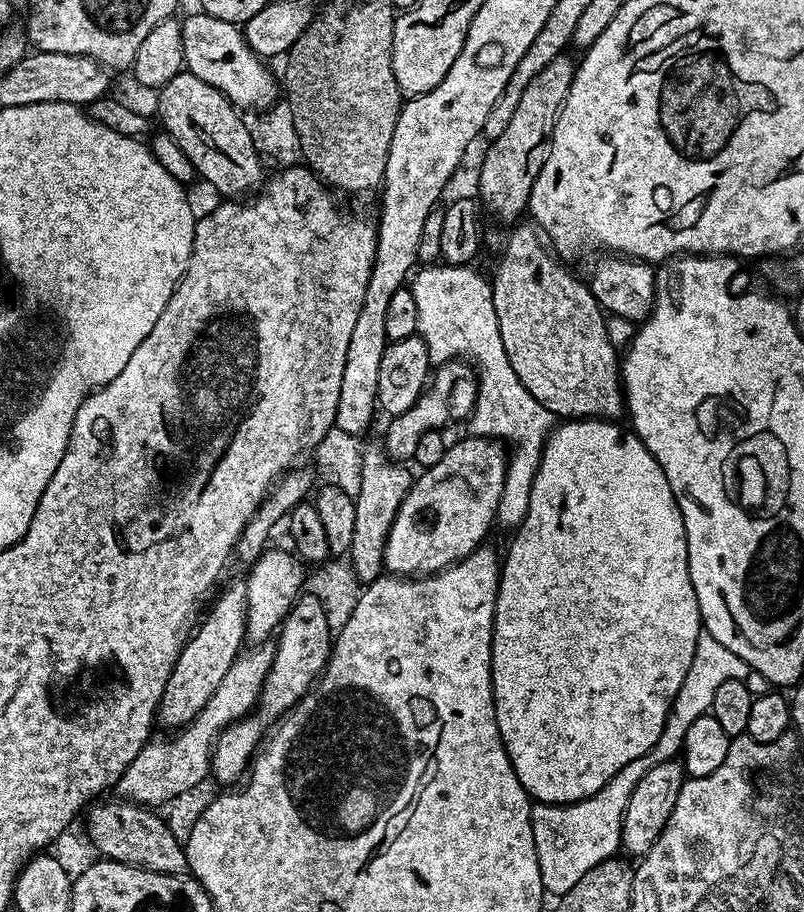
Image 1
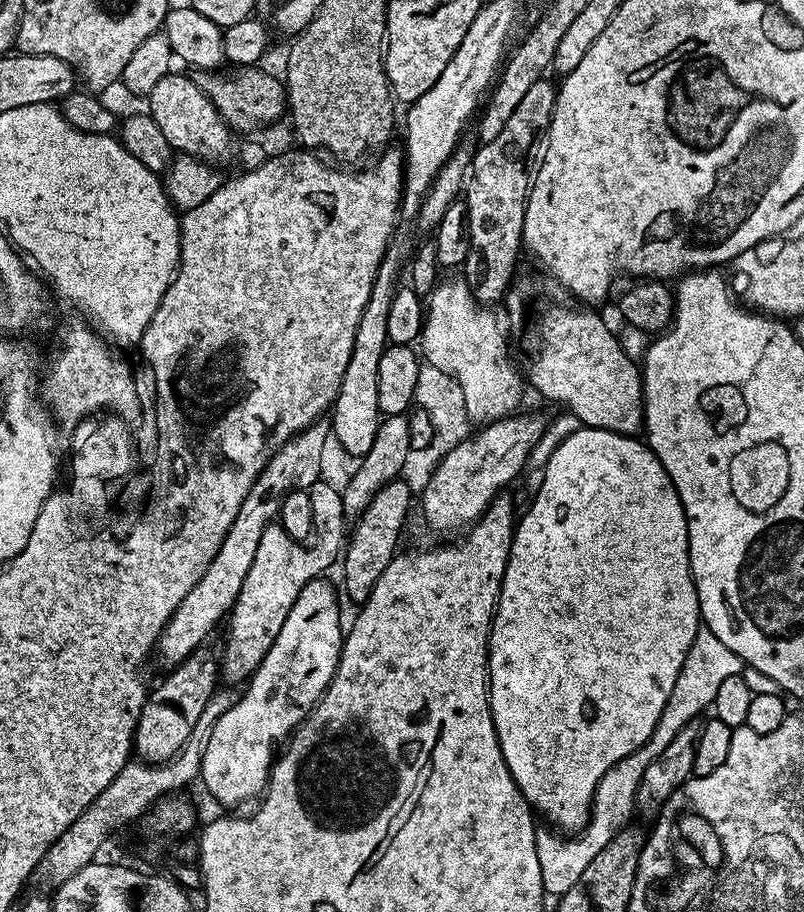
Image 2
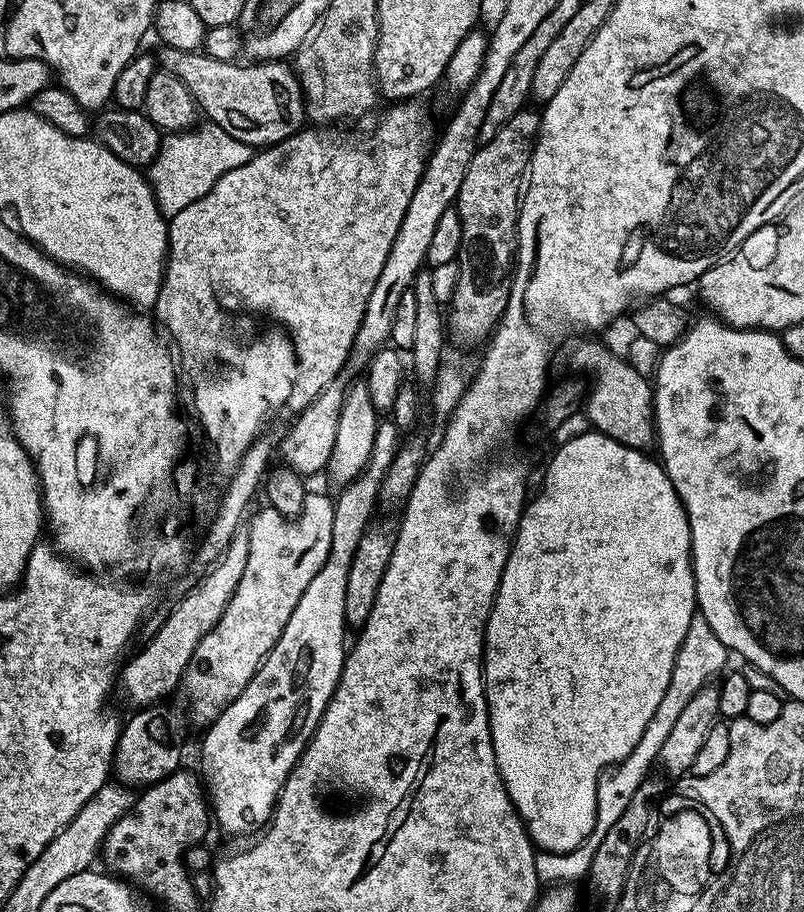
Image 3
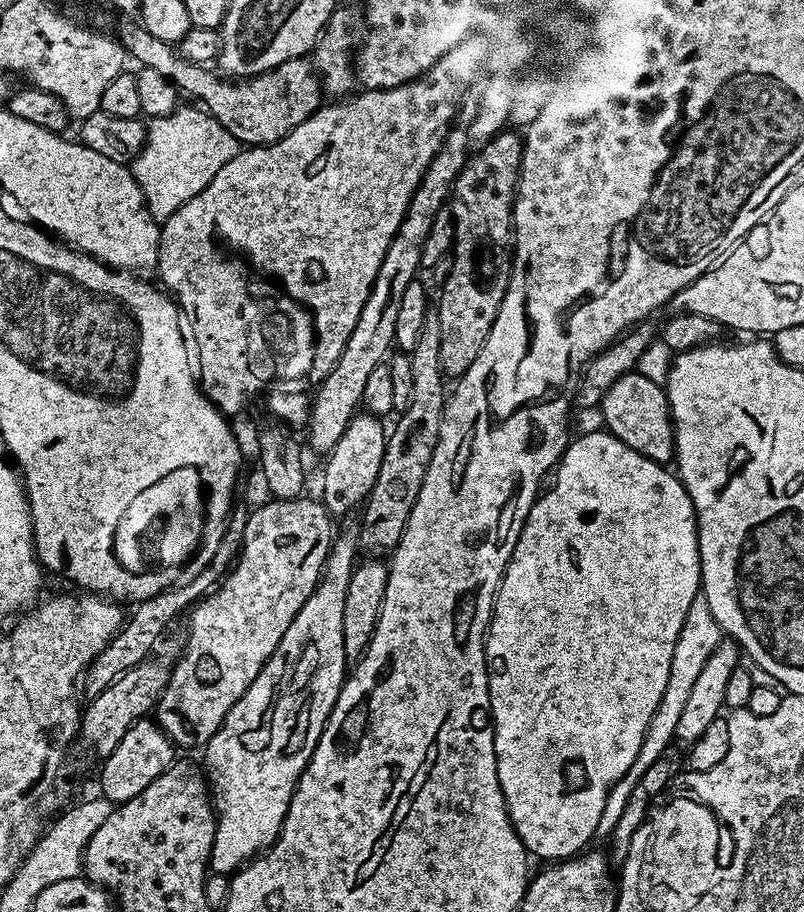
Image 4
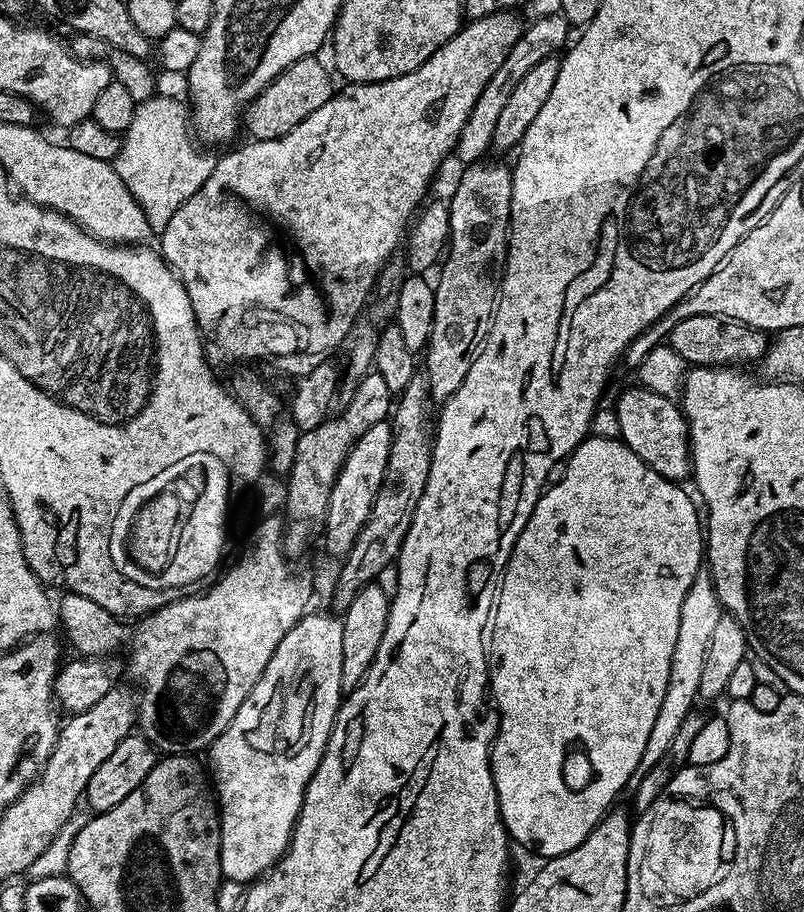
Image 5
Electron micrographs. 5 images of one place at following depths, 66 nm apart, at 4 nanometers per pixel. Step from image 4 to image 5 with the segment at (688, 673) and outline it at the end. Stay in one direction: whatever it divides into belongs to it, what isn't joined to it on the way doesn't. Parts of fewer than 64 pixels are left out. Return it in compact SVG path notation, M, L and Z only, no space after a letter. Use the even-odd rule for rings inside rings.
M697 571L690 590L686 590L686 599L682 602L682 618L678 618L678 642L674 642L674 658L670 662L670 678L666 686L666 698L662 698L662 710L658 710L658 718L654 718L654 730L650 730L650 738L646 738L646 746L642 748L642 758L636 767L636 776L642 777L655 765L664 753L682 718L689 714L697 703L700 691L698 682L702 678L702 666L706 662L706 654L710 646L710 637L718 618L722 614L722 605L716 588L712 584L711 575L707 571Z

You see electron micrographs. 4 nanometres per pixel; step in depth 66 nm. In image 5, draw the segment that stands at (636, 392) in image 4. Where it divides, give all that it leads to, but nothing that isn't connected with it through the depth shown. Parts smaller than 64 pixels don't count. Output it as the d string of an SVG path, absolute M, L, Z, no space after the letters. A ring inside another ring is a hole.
M633 386L628 388L614 401L618 426L620 427L619 439L629 450L636 452L646 466L650 466L662 478L684 482L689 479L692 470L692 454L688 438L688 422L682 411L681 405L671 396L654 394L654 390Z

